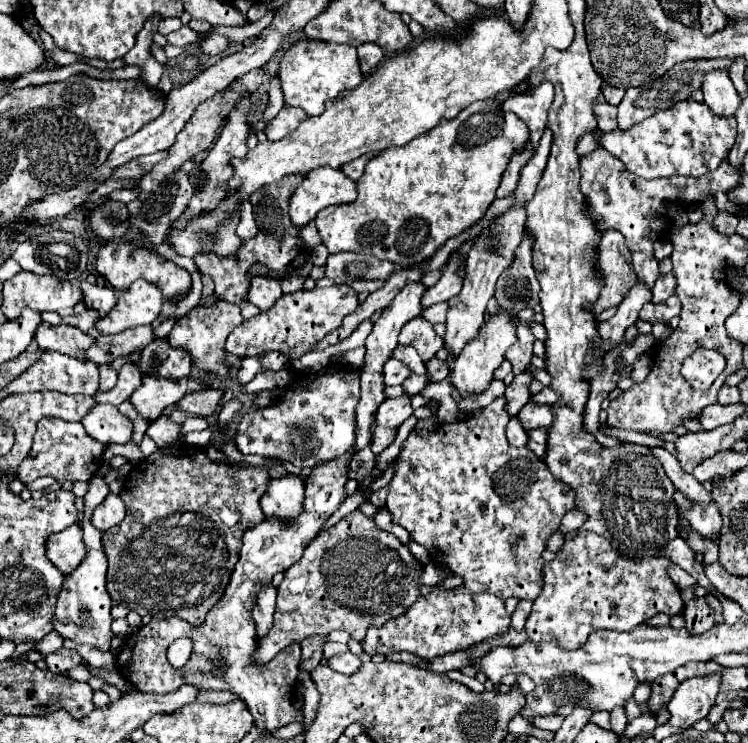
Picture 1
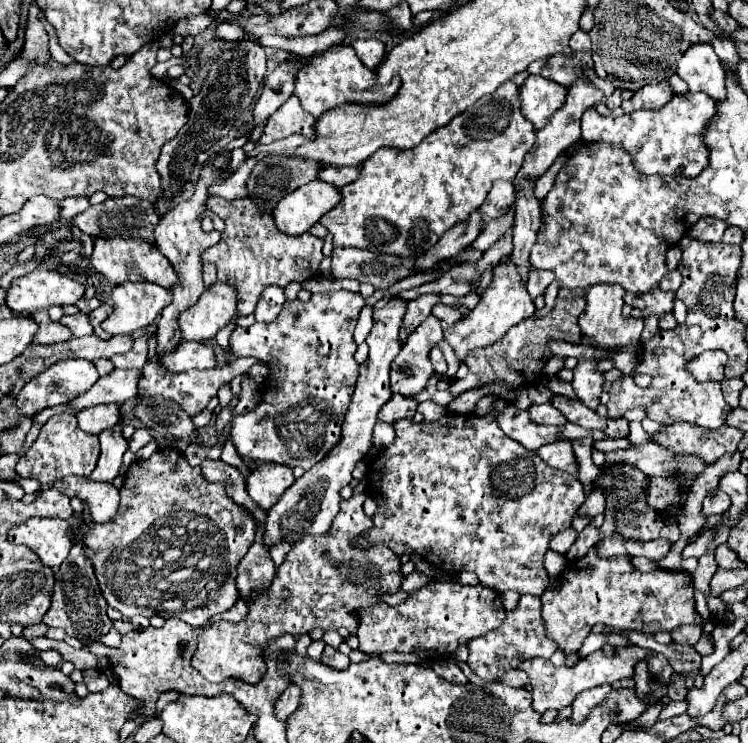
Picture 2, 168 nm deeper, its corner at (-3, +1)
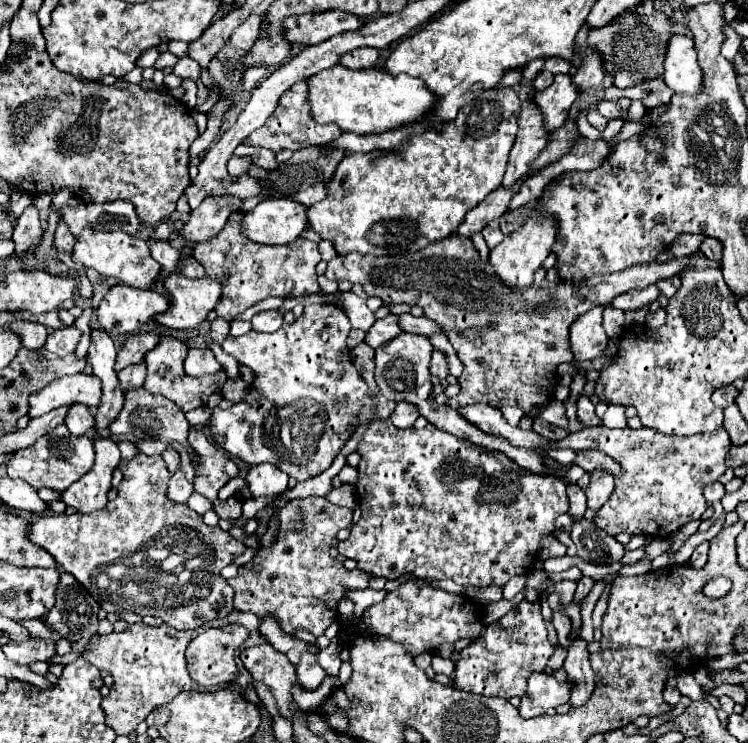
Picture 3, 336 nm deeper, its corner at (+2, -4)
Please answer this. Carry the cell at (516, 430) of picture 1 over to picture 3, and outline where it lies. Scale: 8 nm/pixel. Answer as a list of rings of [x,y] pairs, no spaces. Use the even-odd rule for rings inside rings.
[[[472,404],[458,410],[470,424],[478,426],[486,434],[494,434],[512,442],[512,446],[544,454],[548,448],[572,448],[572,450],[600,450],[612,456],[622,464],[624,474],[615,476],[615,488],[610,500],[596,512],[594,524],[606,530],[610,536],[618,532],[646,534],[654,538],[668,538],[684,524],[698,520],[708,504],[702,496],[702,488],[710,482],[716,482],[724,470],[724,458],[732,446],[726,428],[718,428],[712,434],[694,434],[694,436],[670,436],[654,428],[624,428],[612,430],[606,426],[582,428],[580,432],[568,434],[564,440],[550,442],[534,430],[522,430],[520,426],[510,426],[500,410],[486,404]]]

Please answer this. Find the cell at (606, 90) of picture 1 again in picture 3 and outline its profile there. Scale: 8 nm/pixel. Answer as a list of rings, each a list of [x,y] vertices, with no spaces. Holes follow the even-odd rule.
[[[620,98],[620,100],[606,100],[606,102],[600,102],[598,104],[598,112],[604,116],[604,118],[618,118],[618,116],[626,116],[630,108],[630,100],[626,98]]]

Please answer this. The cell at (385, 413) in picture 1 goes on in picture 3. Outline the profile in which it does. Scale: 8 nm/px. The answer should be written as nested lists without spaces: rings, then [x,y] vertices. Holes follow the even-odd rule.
[[[398,402],[394,412],[390,414],[390,420],[392,420],[392,424],[396,428],[410,428],[416,422],[418,416],[420,414],[418,414],[418,410],[414,406],[410,406],[408,402]]]

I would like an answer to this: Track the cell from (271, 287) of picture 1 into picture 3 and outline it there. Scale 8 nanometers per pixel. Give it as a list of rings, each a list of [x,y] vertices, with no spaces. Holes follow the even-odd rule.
[[[266,310],[266,312],[254,314],[250,322],[256,332],[276,332],[282,326],[282,314],[276,310]]]

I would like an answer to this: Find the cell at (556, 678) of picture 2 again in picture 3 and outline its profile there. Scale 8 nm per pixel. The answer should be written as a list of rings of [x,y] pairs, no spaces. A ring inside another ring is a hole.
[[[538,672],[528,678],[528,692],[522,696],[522,704],[518,706],[520,716],[532,718],[546,714],[546,710],[566,704],[570,700],[574,682],[558,682],[554,674]]]

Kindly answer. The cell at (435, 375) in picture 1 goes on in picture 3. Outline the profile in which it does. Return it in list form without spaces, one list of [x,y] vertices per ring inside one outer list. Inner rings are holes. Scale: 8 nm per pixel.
[[[438,350],[432,352],[430,372],[432,372],[432,376],[436,376],[436,378],[440,378],[440,380],[444,380],[444,378],[448,376],[448,364],[446,364],[446,358],[444,358],[444,354],[438,352]]]

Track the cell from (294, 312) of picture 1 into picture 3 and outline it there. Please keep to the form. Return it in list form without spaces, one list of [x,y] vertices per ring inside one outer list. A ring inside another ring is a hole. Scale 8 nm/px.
[[[312,304],[304,308],[304,314],[296,318],[292,324],[282,324],[280,330],[272,334],[262,334],[250,330],[244,336],[228,336],[222,344],[222,350],[232,354],[240,364],[246,364],[254,372],[254,382],[248,388],[246,396],[228,410],[214,408],[212,420],[208,424],[210,436],[226,450],[230,456],[240,458],[248,466],[256,466],[262,462],[270,462],[278,466],[282,472],[296,480],[308,480],[316,474],[322,474],[346,440],[354,434],[354,428],[368,418],[388,418],[390,410],[394,410],[394,402],[388,402],[384,396],[376,400],[370,398],[368,386],[354,368],[350,360],[350,350],[346,346],[350,320],[344,310],[338,310],[334,304]]]

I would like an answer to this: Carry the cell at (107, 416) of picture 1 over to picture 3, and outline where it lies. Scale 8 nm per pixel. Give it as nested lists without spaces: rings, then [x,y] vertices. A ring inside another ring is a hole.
[[[74,404],[66,416],[66,426],[74,436],[84,436],[90,428],[94,428],[96,420],[90,410],[82,404]]]

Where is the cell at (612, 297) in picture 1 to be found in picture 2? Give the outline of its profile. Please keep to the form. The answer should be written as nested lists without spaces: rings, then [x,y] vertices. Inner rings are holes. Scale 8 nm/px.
[[[599,283],[587,289],[587,307],[579,315],[579,327],[591,347],[615,349],[615,347],[635,345],[639,341],[644,329],[644,319],[625,318],[621,315],[623,293],[625,289],[621,285],[609,285],[609,283]]]

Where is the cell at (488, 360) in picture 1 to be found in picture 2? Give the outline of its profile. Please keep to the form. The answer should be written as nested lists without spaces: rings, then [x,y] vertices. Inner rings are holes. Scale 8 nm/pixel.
[[[511,259],[499,261],[499,265],[495,265],[495,269],[493,269],[491,285],[479,295],[481,297],[479,305],[473,311],[469,311],[465,317],[461,317],[455,325],[447,325],[445,321],[441,321],[443,337],[453,347],[459,361],[463,361],[467,357],[467,353],[473,349],[493,345],[513,325],[517,325],[519,321],[525,321],[527,317],[531,317],[535,313],[535,303],[533,303],[531,295],[527,293],[527,289],[523,287],[523,281],[519,277],[521,275]]]

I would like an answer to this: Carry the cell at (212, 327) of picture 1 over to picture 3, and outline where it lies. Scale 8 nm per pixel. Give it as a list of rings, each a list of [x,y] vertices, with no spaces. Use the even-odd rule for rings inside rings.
[[[182,274],[166,278],[166,290],[172,296],[172,308],[154,320],[170,330],[194,330],[216,308],[222,298],[222,286],[216,280],[192,280]]]

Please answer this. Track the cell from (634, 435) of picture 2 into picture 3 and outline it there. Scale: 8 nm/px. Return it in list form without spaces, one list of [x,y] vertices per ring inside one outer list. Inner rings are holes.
[[[608,405],[607,411],[602,418],[602,423],[607,428],[626,428],[627,418],[625,416],[625,407]]]

